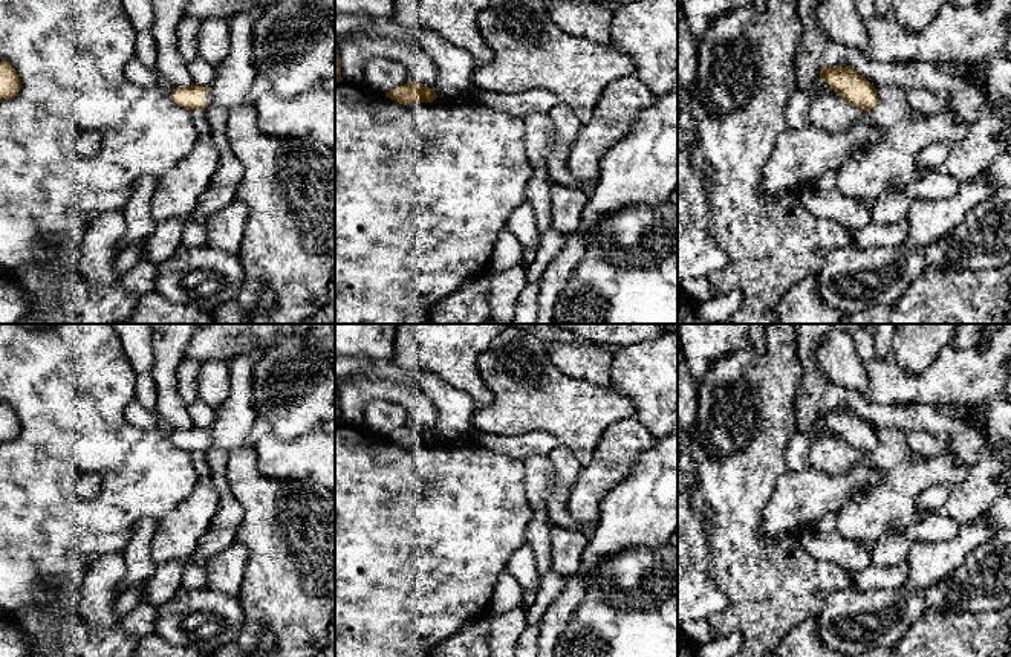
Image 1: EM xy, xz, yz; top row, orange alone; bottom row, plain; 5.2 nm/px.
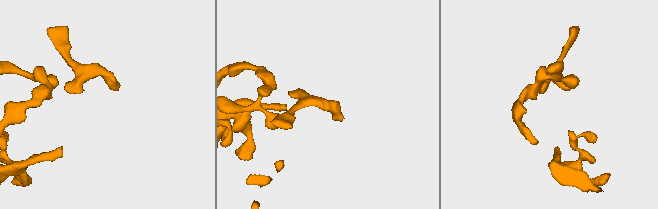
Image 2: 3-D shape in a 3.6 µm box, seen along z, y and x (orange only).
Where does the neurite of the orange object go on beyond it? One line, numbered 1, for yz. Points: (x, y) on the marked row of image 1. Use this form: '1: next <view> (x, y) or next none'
1: next none

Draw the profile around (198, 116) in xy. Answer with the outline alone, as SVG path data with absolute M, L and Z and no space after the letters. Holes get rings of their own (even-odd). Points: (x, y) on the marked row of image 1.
M194 108L190 113L199 139L190 154L159 179L150 202L156 225L171 218L185 220L219 168L219 153L205 112Z

